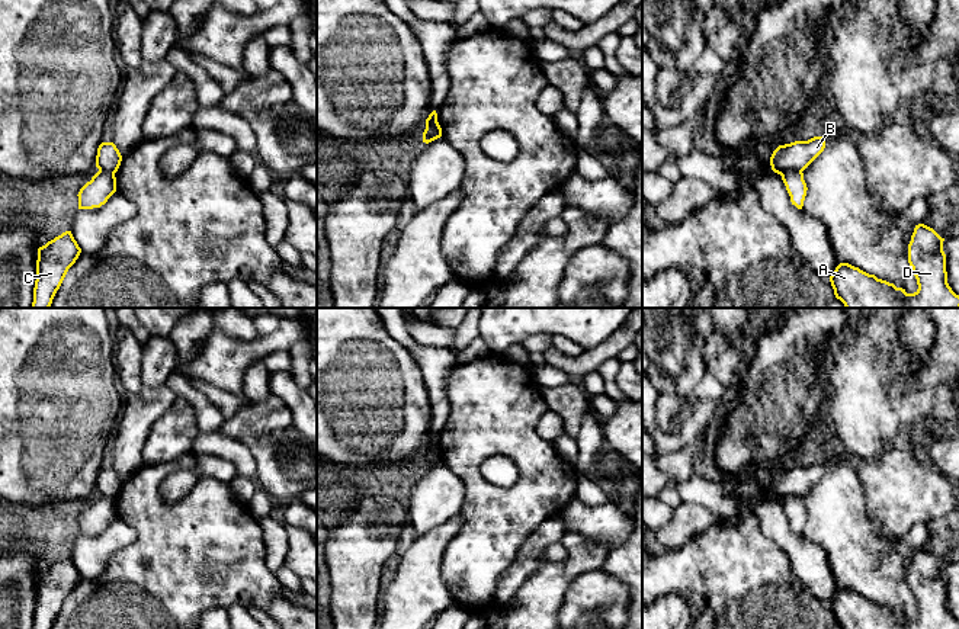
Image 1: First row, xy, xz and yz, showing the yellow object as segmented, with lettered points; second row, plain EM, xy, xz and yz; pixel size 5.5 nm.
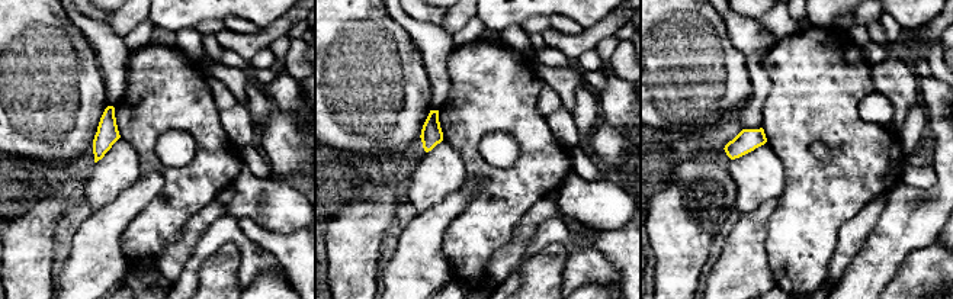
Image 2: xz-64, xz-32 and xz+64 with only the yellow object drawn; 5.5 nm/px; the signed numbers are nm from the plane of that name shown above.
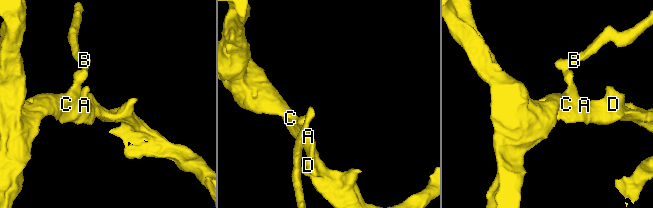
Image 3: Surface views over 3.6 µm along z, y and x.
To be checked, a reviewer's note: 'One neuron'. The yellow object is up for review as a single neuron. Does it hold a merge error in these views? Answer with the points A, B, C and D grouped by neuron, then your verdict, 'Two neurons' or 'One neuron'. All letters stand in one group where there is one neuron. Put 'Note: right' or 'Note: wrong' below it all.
Groups: A C D / B. Two neurons
Note: wrong

